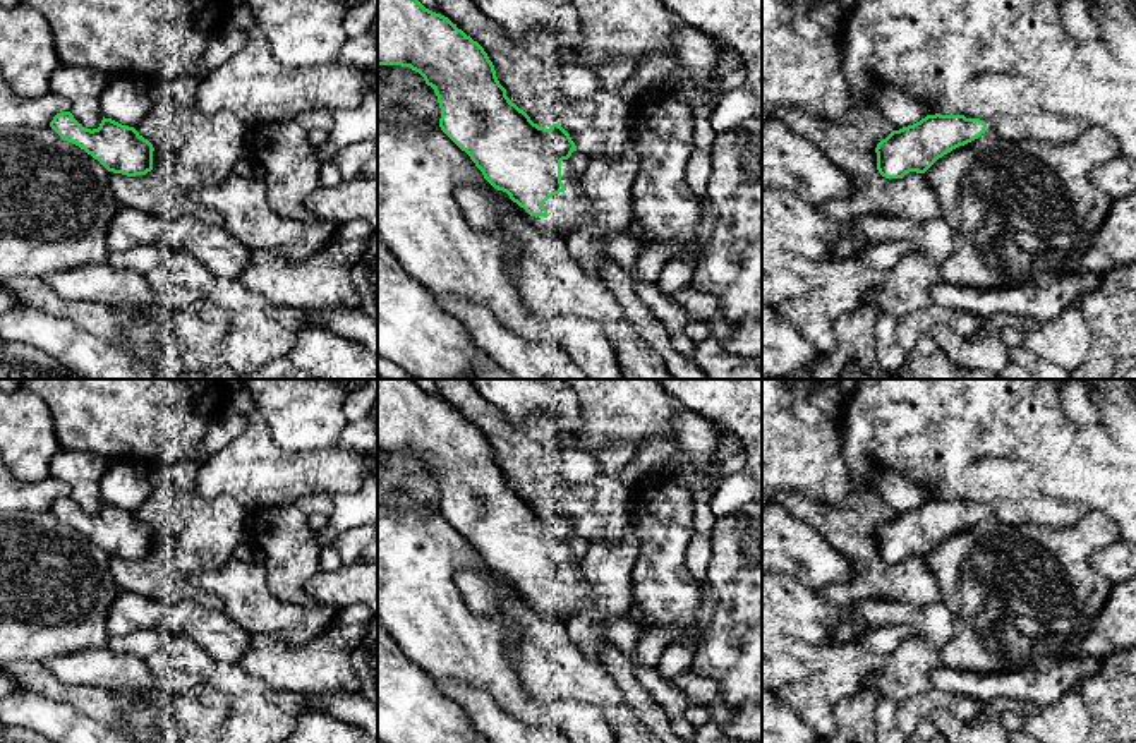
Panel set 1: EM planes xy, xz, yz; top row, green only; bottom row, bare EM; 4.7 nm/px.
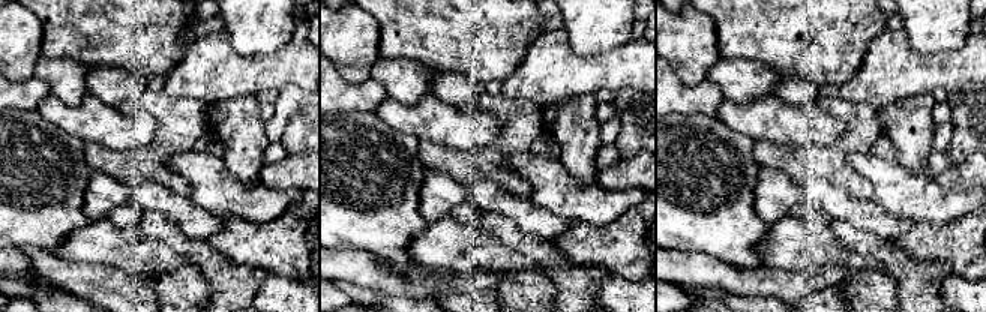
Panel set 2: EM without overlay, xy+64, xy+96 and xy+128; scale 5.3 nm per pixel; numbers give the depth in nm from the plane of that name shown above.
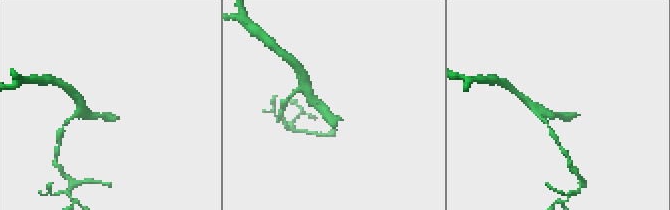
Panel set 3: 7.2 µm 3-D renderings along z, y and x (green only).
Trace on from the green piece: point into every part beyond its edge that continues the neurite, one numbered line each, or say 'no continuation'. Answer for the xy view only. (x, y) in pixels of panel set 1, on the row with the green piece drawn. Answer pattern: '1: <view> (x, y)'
no continuation

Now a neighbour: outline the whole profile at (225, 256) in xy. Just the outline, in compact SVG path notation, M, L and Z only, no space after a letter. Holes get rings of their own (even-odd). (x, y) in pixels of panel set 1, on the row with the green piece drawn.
M192 214L168 220L158 244L166 252L185 252L197 257L223 280L239 280L252 256L252 251L227 228L206 225Z

